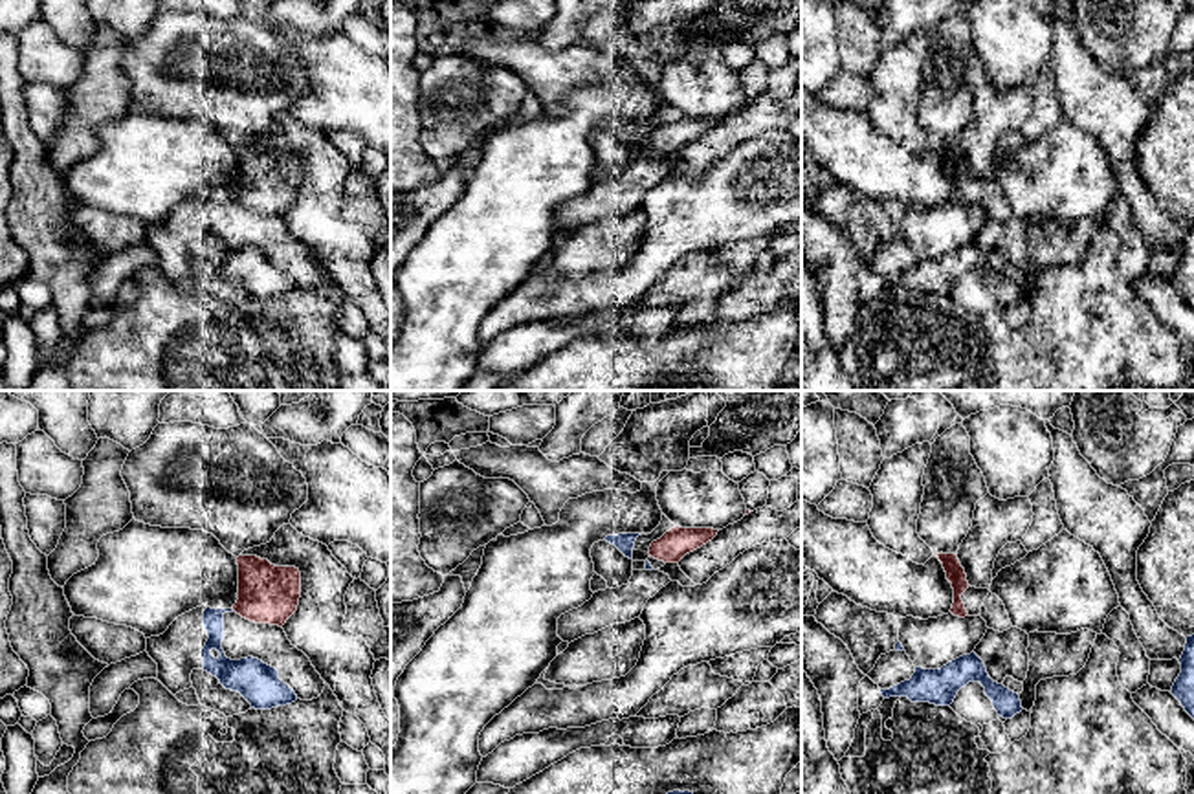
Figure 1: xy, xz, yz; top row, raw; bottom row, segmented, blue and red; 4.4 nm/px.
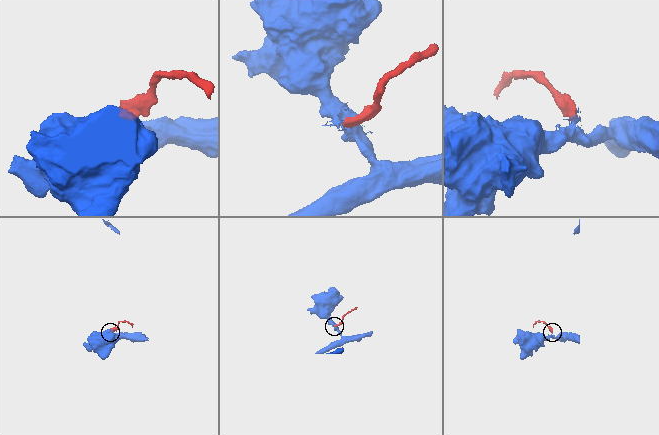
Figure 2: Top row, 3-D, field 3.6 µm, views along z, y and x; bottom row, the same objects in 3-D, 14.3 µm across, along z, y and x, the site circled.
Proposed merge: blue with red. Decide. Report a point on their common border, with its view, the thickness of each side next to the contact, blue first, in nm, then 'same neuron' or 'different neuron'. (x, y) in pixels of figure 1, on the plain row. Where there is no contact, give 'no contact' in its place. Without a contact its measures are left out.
no contact; different neuron

